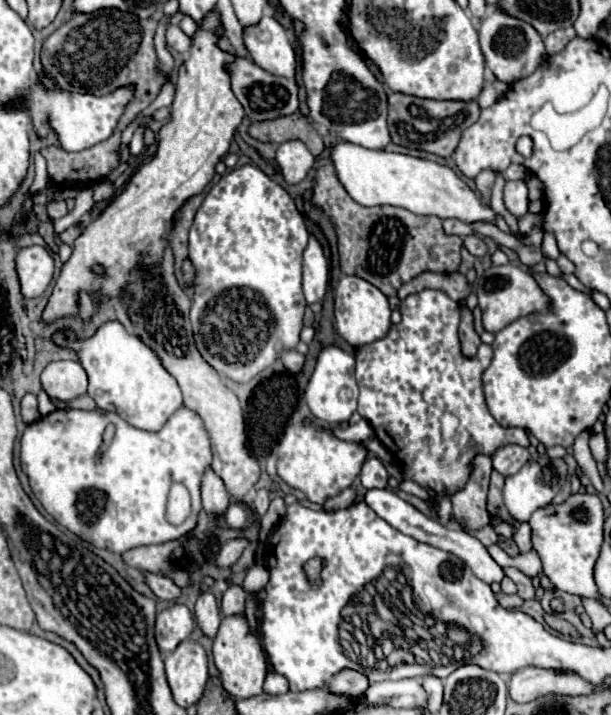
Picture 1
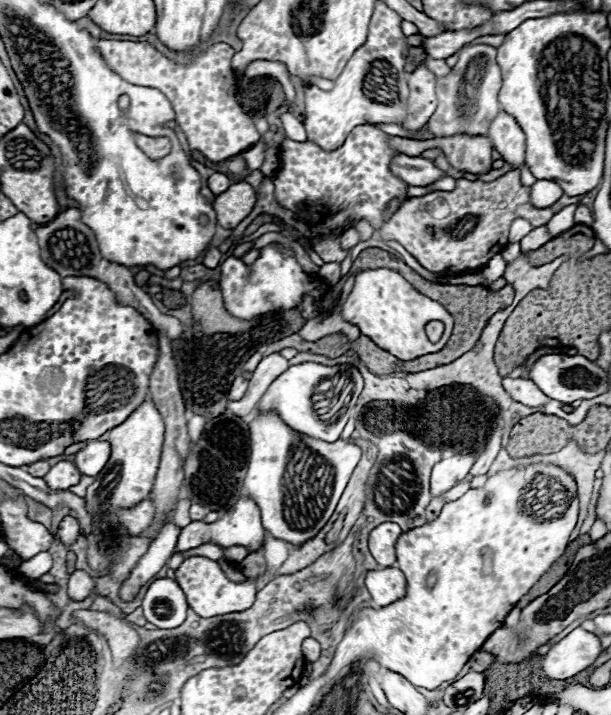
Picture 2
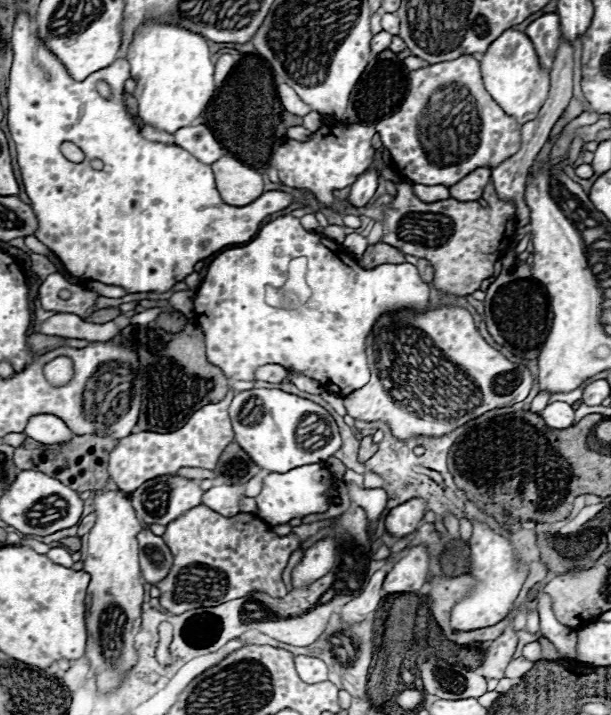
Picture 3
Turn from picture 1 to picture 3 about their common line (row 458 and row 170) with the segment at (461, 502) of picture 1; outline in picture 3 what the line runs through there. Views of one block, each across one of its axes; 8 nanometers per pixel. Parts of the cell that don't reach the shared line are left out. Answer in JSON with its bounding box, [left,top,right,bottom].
[450,168,490,200]

